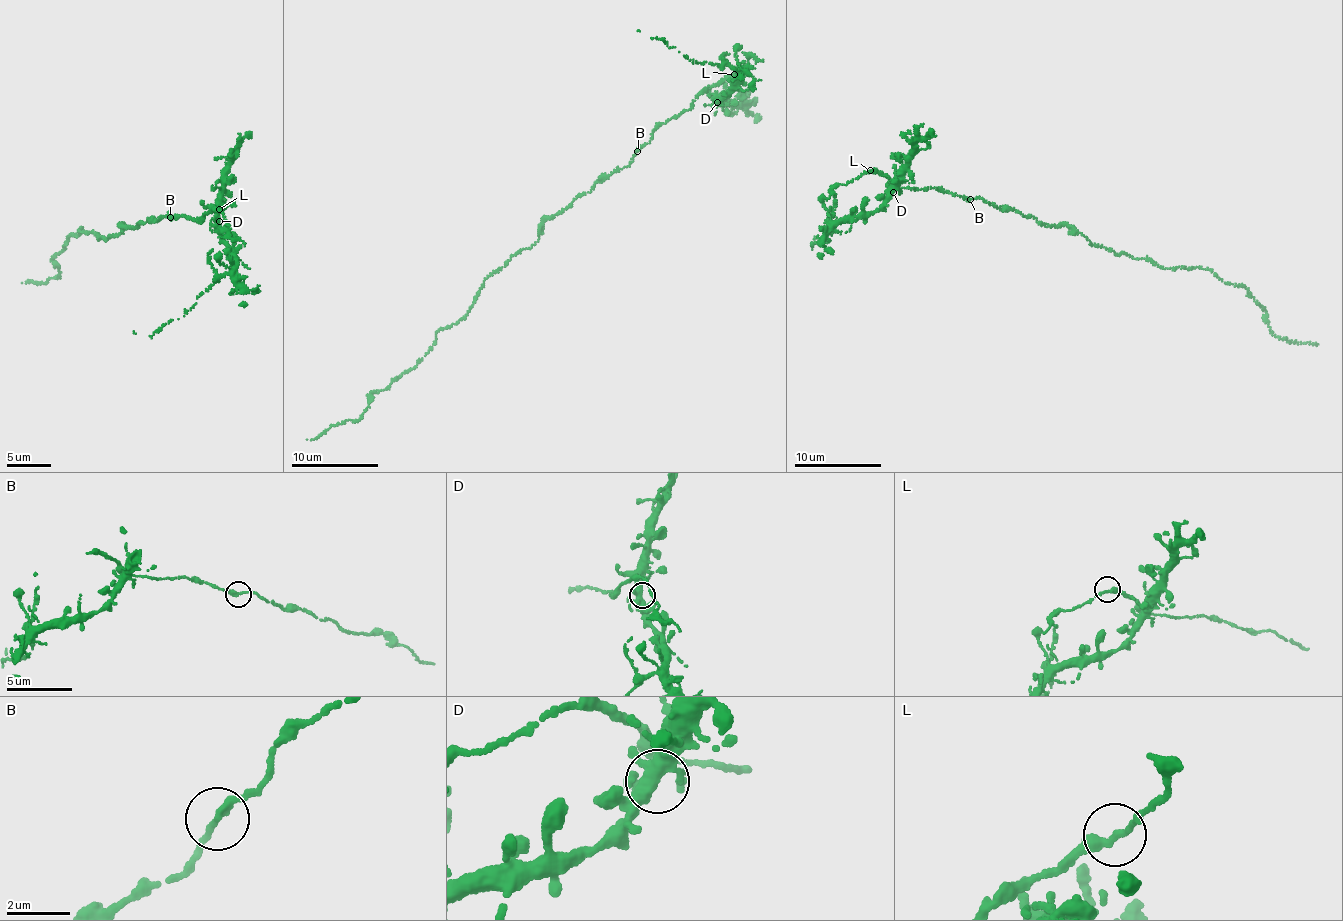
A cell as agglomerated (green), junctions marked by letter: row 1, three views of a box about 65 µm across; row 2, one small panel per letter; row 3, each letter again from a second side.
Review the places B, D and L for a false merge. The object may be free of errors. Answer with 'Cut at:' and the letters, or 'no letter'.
Cut at: no letter

